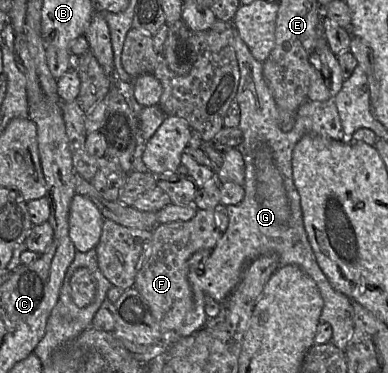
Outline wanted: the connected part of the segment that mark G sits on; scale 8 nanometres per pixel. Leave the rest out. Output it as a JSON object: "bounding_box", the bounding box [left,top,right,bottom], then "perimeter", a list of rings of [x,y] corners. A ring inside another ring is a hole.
{"bounding_box":[173,26,354,351],"perimeter":[[[234,26],[233,33],[240,71],[240,80],[235,101],[240,108],[240,123],[238,127],[243,133],[242,142],[237,146],[237,149],[241,153],[245,163],[245,181],[243,184],[245,196],[239,204],[225,207],[229,219],[228,227],[216,246],[212,249],[203,269],[195,269],[188,272],[187,278],[193,292],[194,305],[191,312],[186,316],[183,326],[173,337],[187,337],[203,329],[208,320],[204,309],[205,298],[209,296],[220,304],[224,303],[239,284],[245,268],[251,262],[267,253],[276,253],[279,267],[296,265],[315,281],[324,301],[319,321],[320,323],[330,324],[332,327],[331,343],[340,350],[345,351],[354,331],[352,301],[333,288],[316,261],[304,228],[300,196],[294,185],[292,174],[293,149],[304,135],[316,134],[336,141],[348,141],[342,130],[334,98],[327,101],[306,100],[296,112],[293,128],[288,132],[283,132],[279,125],[278,108],[263,77],[263,63],[253,57],[248,46],[242,40]]]}

